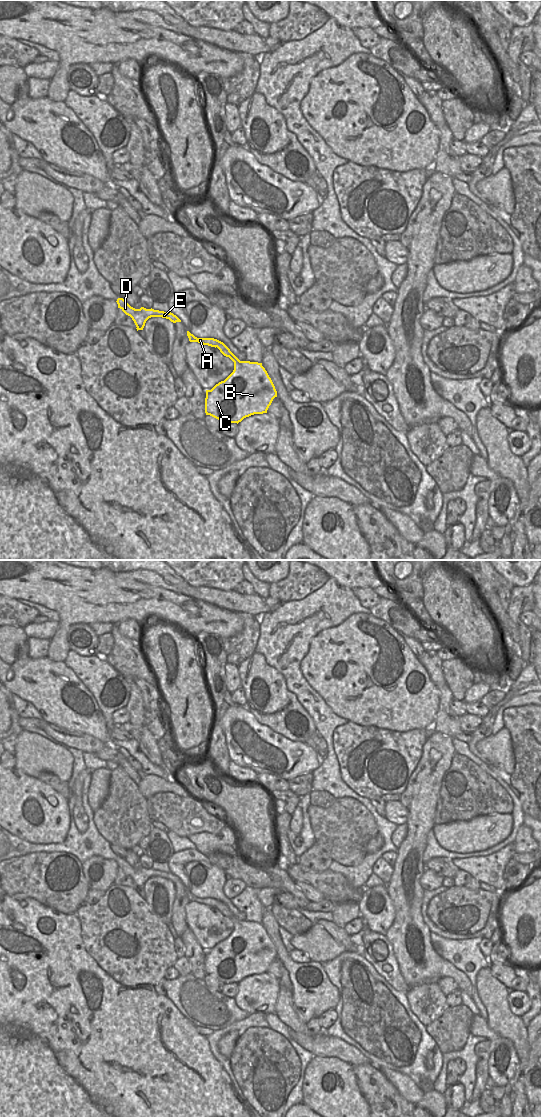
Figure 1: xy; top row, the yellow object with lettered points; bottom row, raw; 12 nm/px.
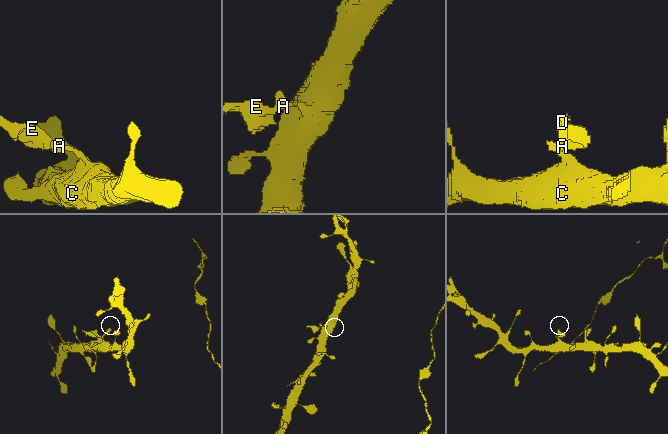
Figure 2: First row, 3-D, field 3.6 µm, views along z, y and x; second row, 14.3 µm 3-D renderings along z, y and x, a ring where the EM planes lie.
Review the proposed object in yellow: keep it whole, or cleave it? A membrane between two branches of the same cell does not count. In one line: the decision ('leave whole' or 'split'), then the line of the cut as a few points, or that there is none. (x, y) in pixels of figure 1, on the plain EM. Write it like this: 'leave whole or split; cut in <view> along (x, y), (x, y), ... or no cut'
split; cut in xy along (219, 901), (216, 906)

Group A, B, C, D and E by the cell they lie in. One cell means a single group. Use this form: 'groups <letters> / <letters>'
groups A D E / B C

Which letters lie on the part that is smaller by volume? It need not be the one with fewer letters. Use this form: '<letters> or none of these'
A, D, E

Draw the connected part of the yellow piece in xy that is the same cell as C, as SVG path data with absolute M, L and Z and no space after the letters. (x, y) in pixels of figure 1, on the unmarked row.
M221 901L217 908L234 922L234 930L224 941L206 950L206 975L224 984L238 984L251 975L267 973L277 951L262 923L240 921Z

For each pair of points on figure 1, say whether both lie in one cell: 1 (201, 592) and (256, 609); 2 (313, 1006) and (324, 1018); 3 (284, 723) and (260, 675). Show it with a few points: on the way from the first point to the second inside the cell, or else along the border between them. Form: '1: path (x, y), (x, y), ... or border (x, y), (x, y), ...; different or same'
1: path (215, 596), (227, 601), (242, 603); same
2: border (333, 1009), (328, 1009), (317, 1017); different
3: path (280, 711), (271, 702), (269, 687); same

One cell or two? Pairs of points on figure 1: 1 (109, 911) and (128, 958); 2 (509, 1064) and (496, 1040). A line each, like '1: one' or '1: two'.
1: one
2: one

